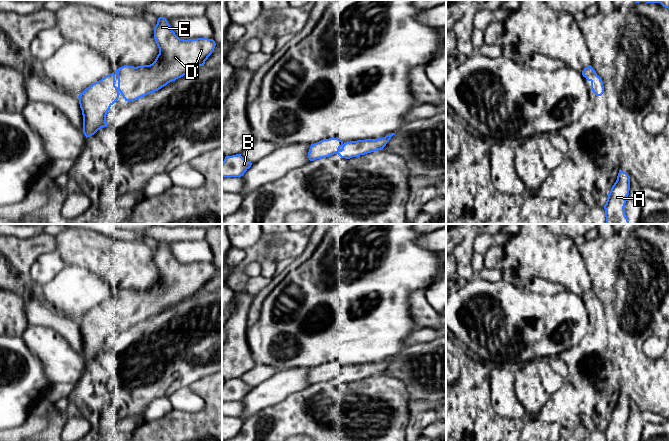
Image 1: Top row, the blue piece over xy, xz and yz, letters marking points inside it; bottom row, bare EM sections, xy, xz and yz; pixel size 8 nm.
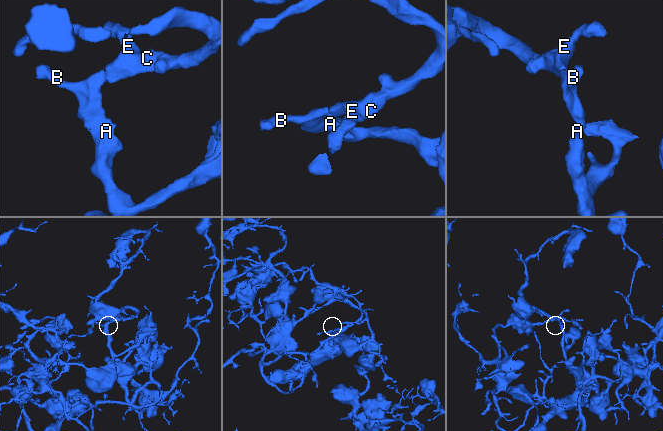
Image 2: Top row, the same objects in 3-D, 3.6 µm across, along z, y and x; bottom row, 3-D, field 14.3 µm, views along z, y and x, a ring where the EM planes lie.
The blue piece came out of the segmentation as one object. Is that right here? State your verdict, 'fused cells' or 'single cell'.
single cell

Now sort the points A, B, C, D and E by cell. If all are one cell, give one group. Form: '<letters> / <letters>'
A B C D E

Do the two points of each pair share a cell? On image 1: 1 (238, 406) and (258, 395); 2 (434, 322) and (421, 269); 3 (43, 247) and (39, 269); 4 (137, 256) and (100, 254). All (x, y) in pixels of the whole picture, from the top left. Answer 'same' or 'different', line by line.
1: different
2: different
3: different
4: same

